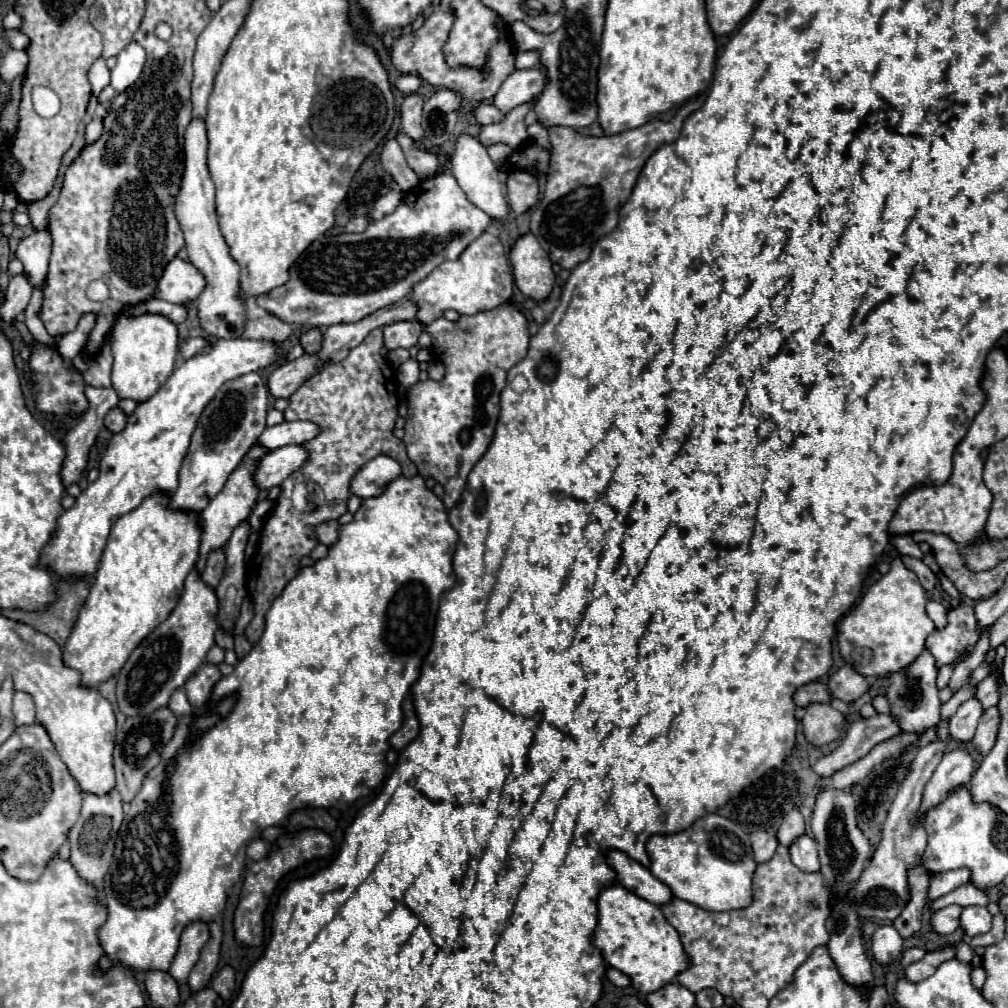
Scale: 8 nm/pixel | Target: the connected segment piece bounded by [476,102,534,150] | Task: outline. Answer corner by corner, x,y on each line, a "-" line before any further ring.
528,102
528,104
522,104
522,106
516,106
512,112
506,114
506,120
500,122
500,124
490,124
490,126
482,126
480,128
480,134
476,136
476,140
482,144
482,146
492,146
492,144
508,144
510,148
520,148
526,140
528,140
528,134
526,134
526,124
524,122
524,116
528,114
528,110
534,106
534,102

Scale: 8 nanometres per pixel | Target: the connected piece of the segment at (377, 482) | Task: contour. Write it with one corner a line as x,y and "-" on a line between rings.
376,456
352,478
350,490
360,498
374,498
384,492
388,482
400,476
400,464
390,456

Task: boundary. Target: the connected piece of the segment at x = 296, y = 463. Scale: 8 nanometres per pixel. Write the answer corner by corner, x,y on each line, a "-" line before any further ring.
282,446
268,452
256,470
256,484
258,488
272,488
280,486
292,472
304,466
308,460
308,450
304,446

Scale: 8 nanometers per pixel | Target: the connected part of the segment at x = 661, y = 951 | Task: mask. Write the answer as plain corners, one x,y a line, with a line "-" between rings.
620,884
606,886
598,896
598,926
592,932
592,944
602,952
602,958
608,966
630,976
632,986
644,994
660,990
662,986
670,984
670,980
674,980
678,972
688,968
688,956
682,948
682,942
680,942
676,930
666,922
660,908
656,904
632,894
630,890
626,890

